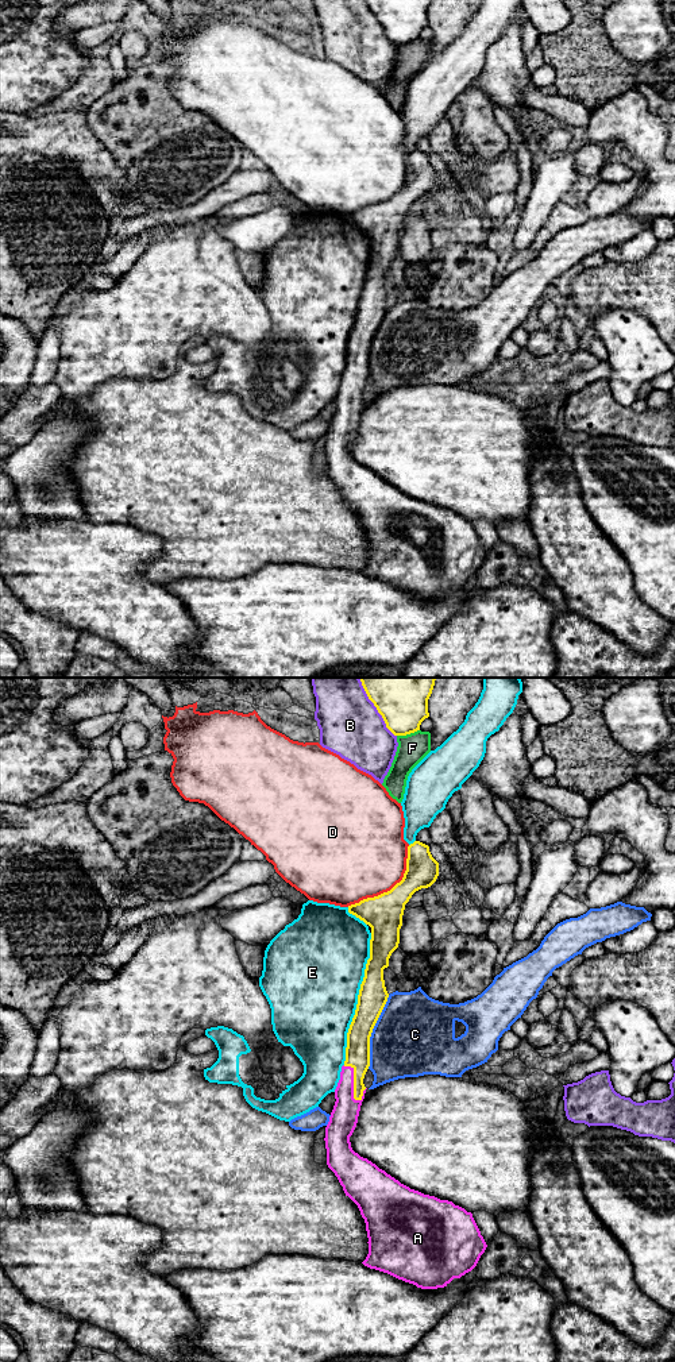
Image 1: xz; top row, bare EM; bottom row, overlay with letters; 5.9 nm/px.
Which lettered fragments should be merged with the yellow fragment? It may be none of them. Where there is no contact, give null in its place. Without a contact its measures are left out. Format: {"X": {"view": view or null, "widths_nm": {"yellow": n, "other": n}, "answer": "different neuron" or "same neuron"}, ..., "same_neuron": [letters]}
{"A": {"view": "xz", "widths_nm": {"yellow": 140, "other": 170}, "answer": "same neuron"}, "B": {"view": "xz", "widths_nm": {"yellow": 260, "other": 380}, "answer": "different neuron"}, "C": {"view": "xz", "widths_nm": {"yellow": 170, "other": 480}, "answer": "different neuron"}, "D": {"view": "xz", "widths_nm": {"yellow": 220, "other": 480}, "answer": "different neuron"}, "E": {"view": "xz", "widths_nm": {"yellow": 170, "other": 500}, "answer": "different neuron"}, "F": {"view": "xz", "widths_nm": {"yellow": 260, "other": 180}, "answer": "different neuron"}, "same_neuron": ["A"]}

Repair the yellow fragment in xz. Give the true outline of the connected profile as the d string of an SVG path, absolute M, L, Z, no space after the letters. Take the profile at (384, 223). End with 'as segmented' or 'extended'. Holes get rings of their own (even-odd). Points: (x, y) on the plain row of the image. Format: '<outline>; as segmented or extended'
M414 150L408 155L406 180L400 192L387 201L348 215L350 223L371 236L370 267L360 293L355 324L347 342L346 370L335 398L336 410L324 447L327 474L338 486L346 505L358 514L366 532L369 563L362 572L421 598L444 597L454 587L471 580L487 553L471 521L452 510L424 503L401 493L355 462L350 445L356 436L367 398L363 387L370 375L370 346L389 306L383 278L389 275L389 267L398 256L405 213L416 200L431 196L437 185L439 171L432 166L429 155Z; extended

